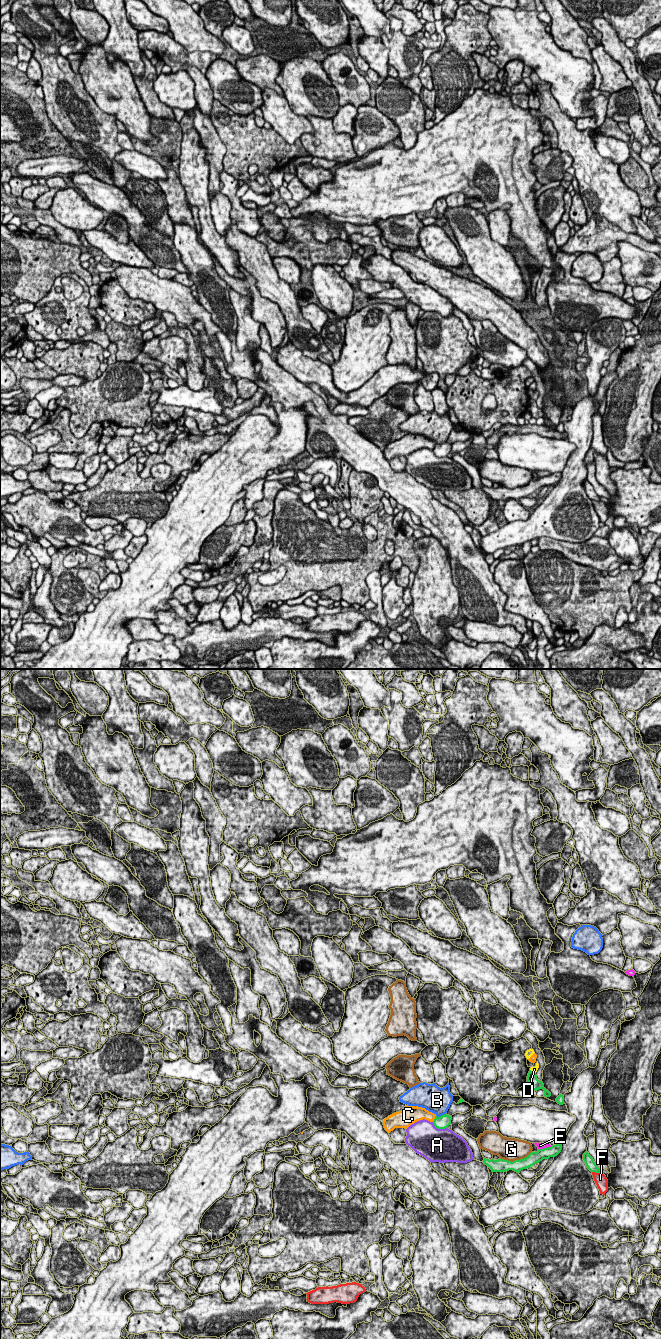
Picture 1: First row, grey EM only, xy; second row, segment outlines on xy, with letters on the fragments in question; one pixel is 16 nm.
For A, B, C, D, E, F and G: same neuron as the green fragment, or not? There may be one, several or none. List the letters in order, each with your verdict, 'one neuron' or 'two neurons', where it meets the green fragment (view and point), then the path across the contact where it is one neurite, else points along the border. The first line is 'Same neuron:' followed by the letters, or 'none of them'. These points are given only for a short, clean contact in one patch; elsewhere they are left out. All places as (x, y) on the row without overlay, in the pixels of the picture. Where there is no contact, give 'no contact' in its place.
Same neuron: none of them
A: two neurons | xy (439, 456)
B: two neurons | xy (440, 444)
C: two neurons | xy (434, 447)
D: two neurons | xy (532, 399) | along xy (530, 397), (535, 401)
E: two neurons | xy (545, 476)
F: two neurons | xy (596, 500)
G: two neurons | xy (516, 488)

